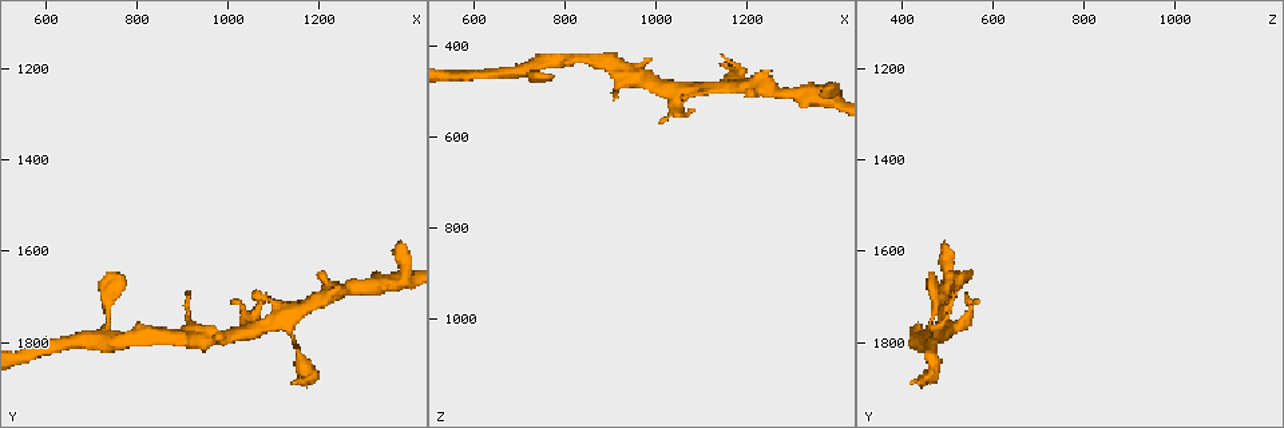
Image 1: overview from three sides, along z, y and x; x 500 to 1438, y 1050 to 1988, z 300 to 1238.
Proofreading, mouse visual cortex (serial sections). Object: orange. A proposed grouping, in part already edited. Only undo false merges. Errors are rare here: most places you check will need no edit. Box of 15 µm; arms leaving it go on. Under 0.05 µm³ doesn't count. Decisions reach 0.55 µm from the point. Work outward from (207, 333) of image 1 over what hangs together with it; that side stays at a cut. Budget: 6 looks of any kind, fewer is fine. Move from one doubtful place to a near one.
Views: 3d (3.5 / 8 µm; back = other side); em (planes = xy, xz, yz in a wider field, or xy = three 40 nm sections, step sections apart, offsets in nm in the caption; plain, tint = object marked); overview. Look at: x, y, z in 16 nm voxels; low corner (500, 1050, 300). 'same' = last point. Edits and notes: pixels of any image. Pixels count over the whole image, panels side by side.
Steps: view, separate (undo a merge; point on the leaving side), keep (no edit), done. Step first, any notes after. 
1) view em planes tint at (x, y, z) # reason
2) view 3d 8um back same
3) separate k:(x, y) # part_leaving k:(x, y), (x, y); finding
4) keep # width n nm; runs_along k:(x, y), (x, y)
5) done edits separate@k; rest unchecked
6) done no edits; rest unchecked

view 3d 3.5um at (730, 1715, 475) # sharp bend

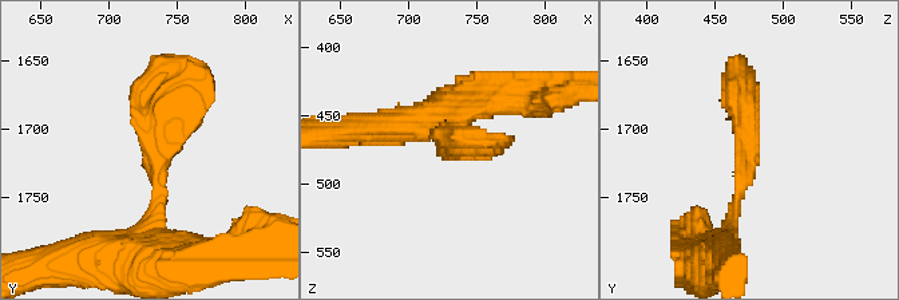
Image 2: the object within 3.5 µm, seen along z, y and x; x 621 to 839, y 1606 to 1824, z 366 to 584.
view em xy step 3 tint at (734, 1708, 472) # shape alone is not enough

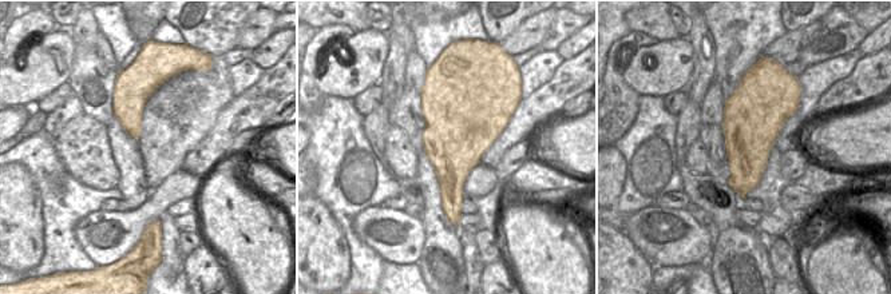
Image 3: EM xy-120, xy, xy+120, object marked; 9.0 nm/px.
keep # width 650 nm; runs_along 2:(157, 227), (149, 99), (190, 75); continuous, no second cell

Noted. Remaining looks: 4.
view 3d 8um at (1105, 1750, 500) # a fork

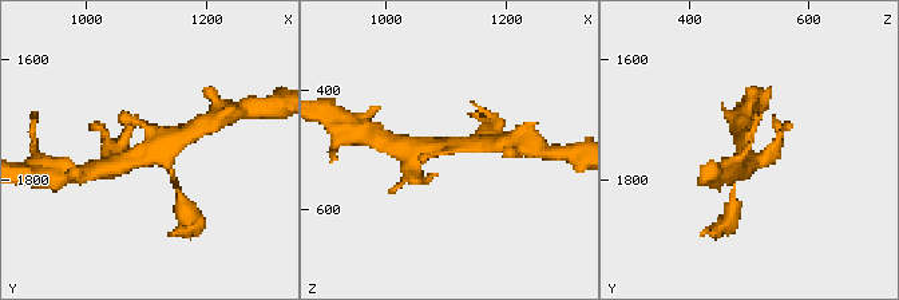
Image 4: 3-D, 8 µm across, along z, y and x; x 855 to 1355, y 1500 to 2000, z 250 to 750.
view 3d 3.5um at (1110, 1750, 495)

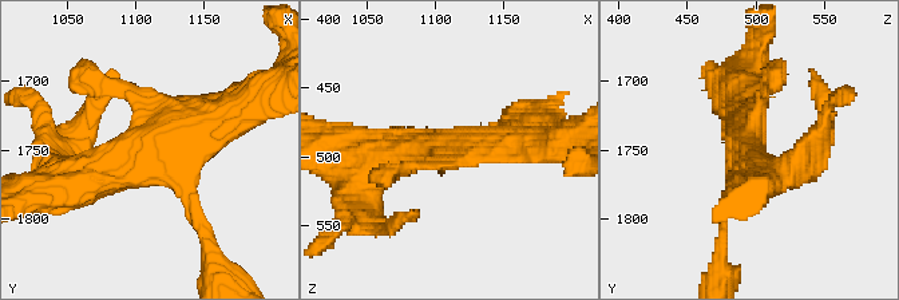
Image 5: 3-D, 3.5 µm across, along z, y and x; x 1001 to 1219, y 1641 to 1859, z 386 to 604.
view em xy step 5 tint at (1106, 1750, 494) # need the tissue

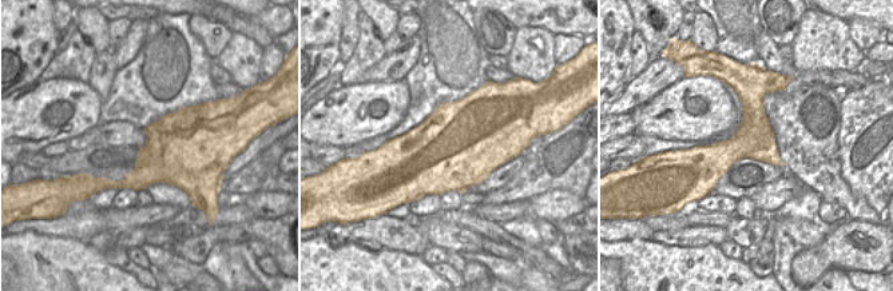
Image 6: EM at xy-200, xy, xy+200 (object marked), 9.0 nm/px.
keep # runs_along 5:(68, 188), (228, 117); all the same cell

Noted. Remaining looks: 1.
done no edits; rest unchecked

